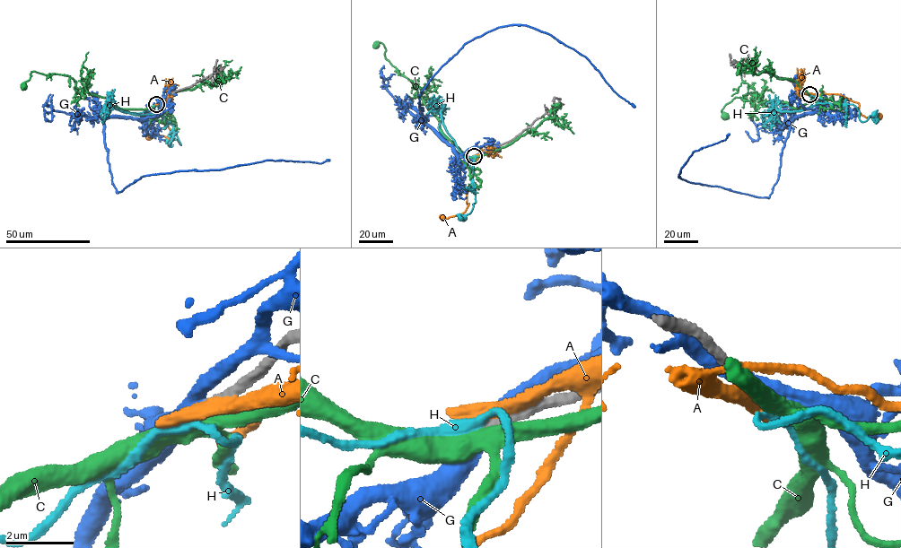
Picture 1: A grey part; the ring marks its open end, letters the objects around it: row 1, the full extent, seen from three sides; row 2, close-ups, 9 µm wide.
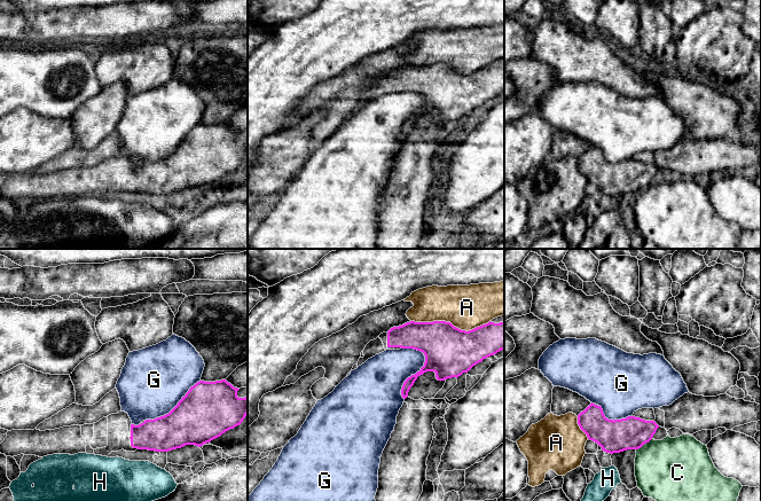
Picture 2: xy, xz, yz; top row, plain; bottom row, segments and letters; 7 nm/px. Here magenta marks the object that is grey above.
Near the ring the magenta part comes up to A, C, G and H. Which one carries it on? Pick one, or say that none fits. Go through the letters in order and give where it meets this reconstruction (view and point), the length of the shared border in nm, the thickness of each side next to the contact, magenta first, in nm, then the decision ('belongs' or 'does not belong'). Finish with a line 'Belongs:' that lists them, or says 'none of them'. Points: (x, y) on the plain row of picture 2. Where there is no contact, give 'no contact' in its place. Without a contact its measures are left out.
A: meets magenta in xz at (449, 65); contact 550 nm long; 340 nm thick on the magenta side, 300 nm on the other; does not belong
C: meets magenta in yz at (643, 187); contact 140 nm long; 220 nm thick on the magenta side, 440 nm on the other; does not belong
G: meets magenta in xz at (417, 115); contact 380 nm long; 320 nm thick on the magenta side, 300 nm on the other; does not belong
H: no contact; does not belong
Belongs: none of them

